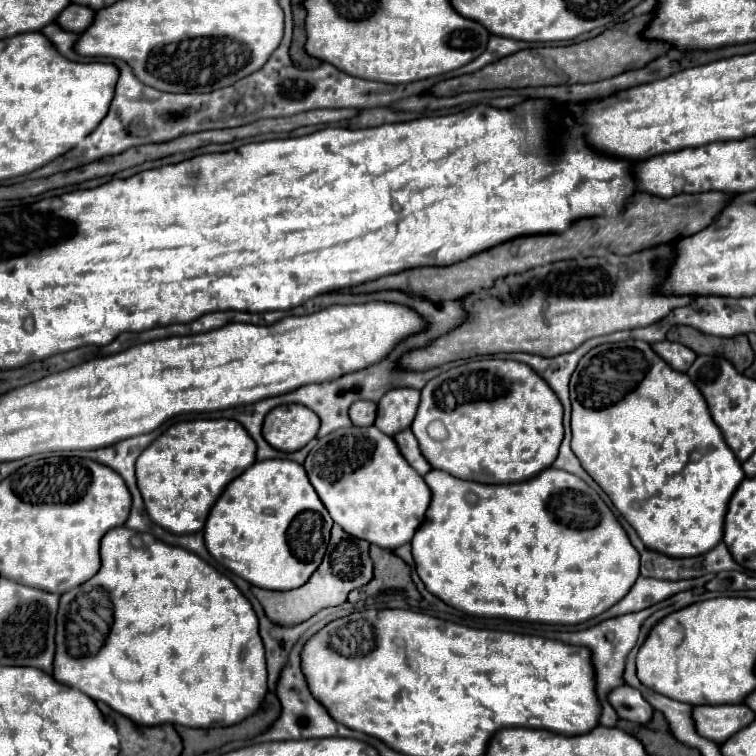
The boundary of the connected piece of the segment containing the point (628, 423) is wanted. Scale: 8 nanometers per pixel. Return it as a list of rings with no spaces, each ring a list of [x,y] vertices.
[[[625,340],[625,342],[615,342],[615,344],[601,344],[601,346],[595,346],[593,350],[589,350],[581,358],[579,366],[575,368],[575,372],[571,376],[569,392],[571,392],[571,402],[573,402],[571,448],[573,448],[575,456],[579,458],[581,466],[585,468],[585,472],[603,488],[603,492],[611,498],[613,506],[621,512],[621,516],[633,526],[633,530],[643,540],[643,544],[647,548],[651,548],[655,552],[663,552],[667,556],[699,556],[699,554],[715,548],[715,544],[719,544],[723,538],[723,518],[727,512],[729,498],[733,496],[733,492],[737,490],[737,486],[741,484],[745,474],[743,474],[741,462],[735,460],[735,454],[731,452],[731,448],[727,448],[721,430],[711,420],[707,402],[703,400],[703,394],[699,392],[699,388],[695,388],[695,384],[691,384],[691,378],[685,372],[673,370],[663,358],[659,358],[653,352],[653,348],[647,342]]]

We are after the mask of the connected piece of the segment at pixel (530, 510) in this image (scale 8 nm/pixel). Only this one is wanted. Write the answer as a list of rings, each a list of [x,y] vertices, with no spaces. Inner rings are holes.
[[[547,468],[539,472],[535,478],[517,482],[517,484],[479,484],[479,482],[467,482],[461,478],[453,478],[449,472],[443,470],[431,470],[425,476],[427,486],[431,488],[431,502],[425,512],[423,524],[417,528],[411,546],[413,546],[413,558],[415,558],[415,568],[427,590],[435,596],[439,596],[443,602],[451,604],[457,610],[463,610],[473,616],[485,616],[485,618],[511,618],[511,620],[521,620],[521,622],[543,622],[543,624],[581,624],[585,620],[591,620],[617,604],[629,590],[631,584],[639,578],[639,552],[633,548],[629,542],[625,530],[609,510],[609,506],[599,498],[599,494],[587,486],[579,476],[573,476],[565,470],[557,468]],[[473,492],[477,496],[475,504],[467,502],[467,494]]]

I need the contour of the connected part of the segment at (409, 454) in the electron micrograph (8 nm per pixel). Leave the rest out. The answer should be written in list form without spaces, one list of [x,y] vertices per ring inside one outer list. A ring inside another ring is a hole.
[[[409,428],[403,430],[403,432],[399,432],[399,434],[395,434],[393,440],[397,442],[403,458],[405,458],[421,476],[425,476],[425,474],[431,470],[429,462],[427,462],[427,460],[423,458],[423,454],[419,452],[419,444],[417,444],[415,434],[413,434]]]

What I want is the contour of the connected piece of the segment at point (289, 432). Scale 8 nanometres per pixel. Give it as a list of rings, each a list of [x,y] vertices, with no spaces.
[[[301,404],[273,408],[263,422],[263,438],[281,452],[297,452],[309,444],[319,430],[319,416]]]

